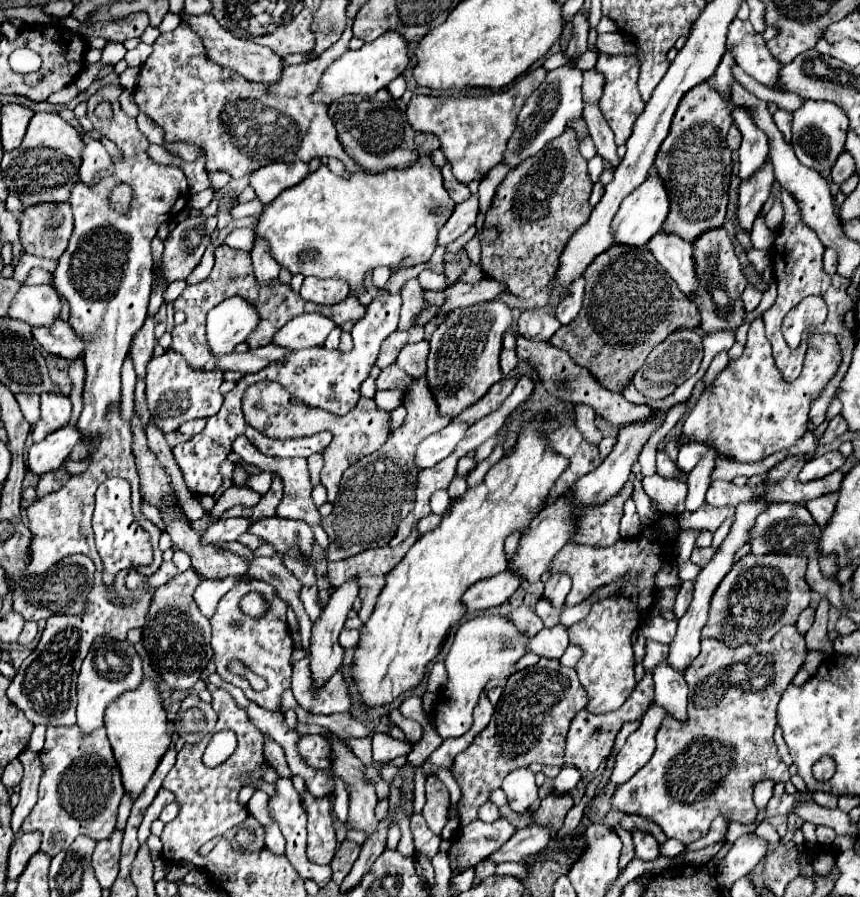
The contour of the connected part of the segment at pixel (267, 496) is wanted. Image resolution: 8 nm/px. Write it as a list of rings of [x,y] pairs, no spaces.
[[[274,475],[268,493],[264,493],[256,505],[252,505],[252,507],[244,507],[244,505],[230,507],[224,513],[224,517],[246,517],[246,519],[272,517],[272,515],[276,515],[276,507],[280,503],[280,499],[282,499],[282,479],[278,475]]]

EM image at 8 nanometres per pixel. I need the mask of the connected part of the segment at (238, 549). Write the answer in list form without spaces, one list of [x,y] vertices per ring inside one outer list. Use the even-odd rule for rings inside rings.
[[[238,541],[232,543],[218,543],[216,547],[224,547],[236,555],[244,555],[250,561],[250,569],[248,575],[256,577],[258,580],[267,582],[278,591],[280,599],[284,599],[296,613],[298,619],[298,633],[302,637],[302,649],[308,651],[310,645],[310,631],[312,631],[312,623],[308,619],[308,613],[304,611],[304,605],[300,601],[300,583],[298,579],[282,565],[280,555],[274,557],[254,557],[252,551]]]

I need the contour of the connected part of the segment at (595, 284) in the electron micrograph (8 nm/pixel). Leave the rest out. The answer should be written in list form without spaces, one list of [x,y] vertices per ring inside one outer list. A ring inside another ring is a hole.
[[[618,243],[612,245],[608,251],[598,255],[588,265],[588,269],[584,271],[584,279],[586,279],[586,295],[580,315],[572,323],[562,325],[550,337],[550,343],[554,347],[568,351],[574,363],[586,367],[610,391],[620,391],[626,385],[626,381],[634,375],[634,371],[642,367],[648,353],[674,329],[700,325],[700,313],[696,303],[690,301],[676,287],[674,279],[664,271],[664,267],[660,267],[654,255],[644,247],[626,247]]]

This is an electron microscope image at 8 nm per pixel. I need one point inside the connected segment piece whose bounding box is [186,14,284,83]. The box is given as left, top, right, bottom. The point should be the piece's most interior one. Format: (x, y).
(257, 63)

